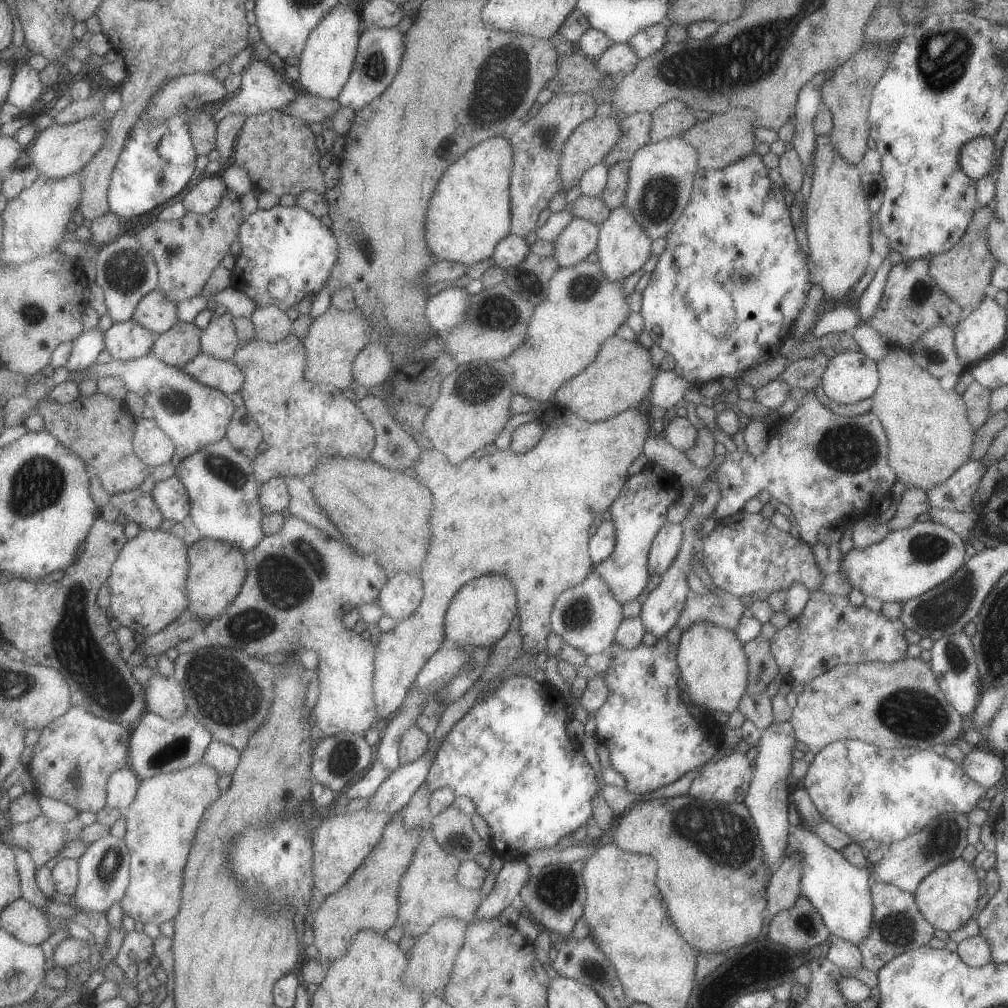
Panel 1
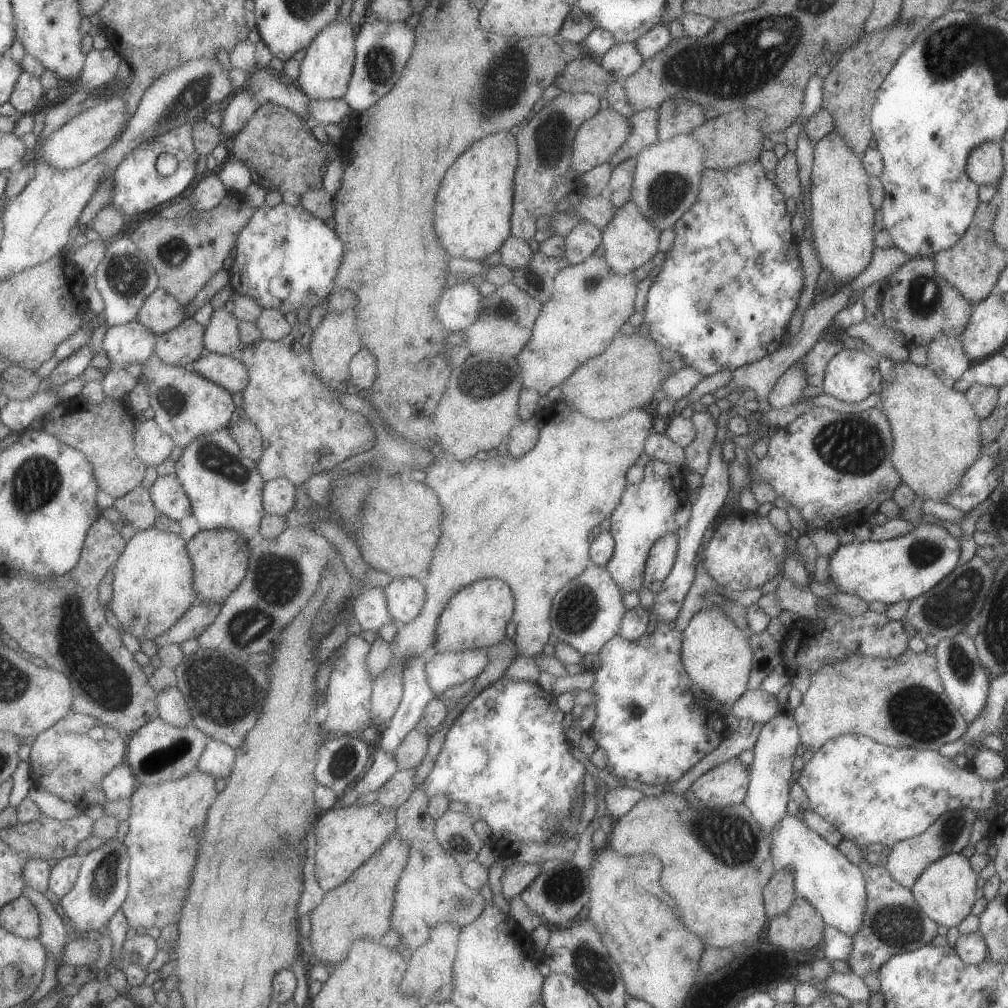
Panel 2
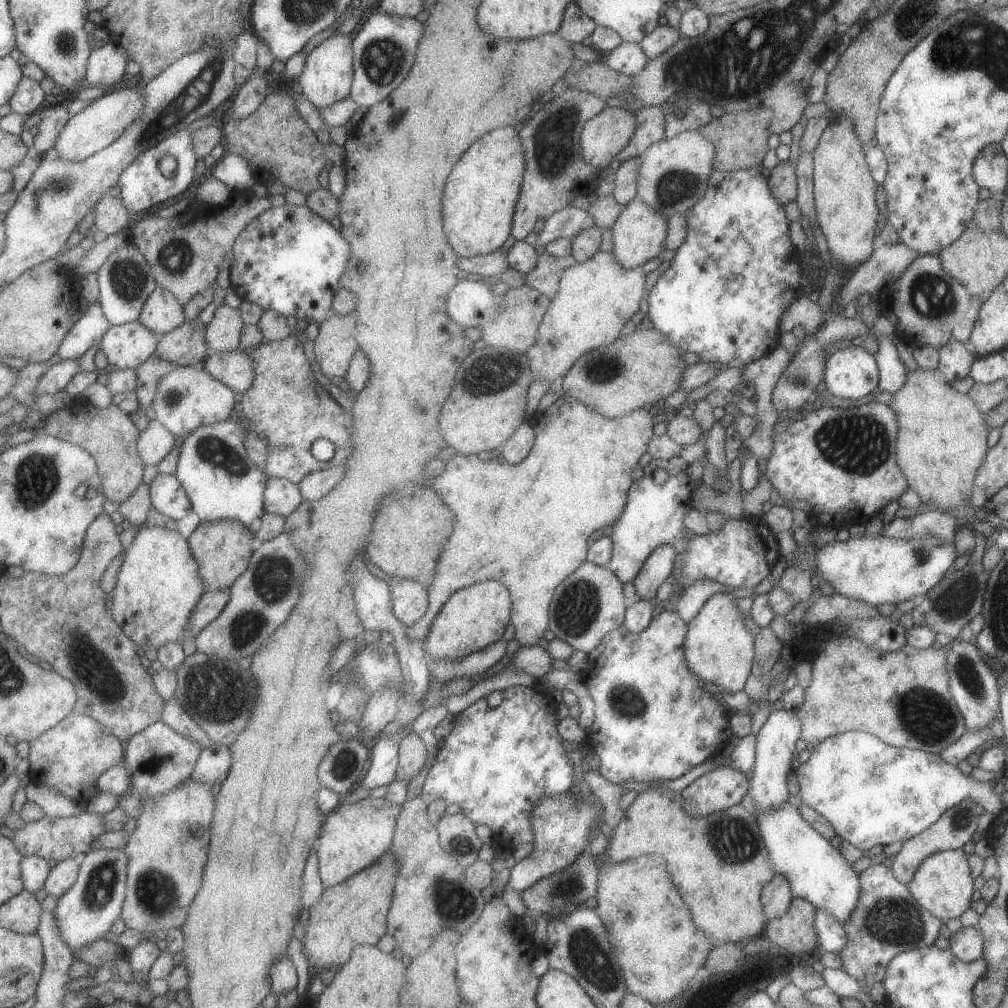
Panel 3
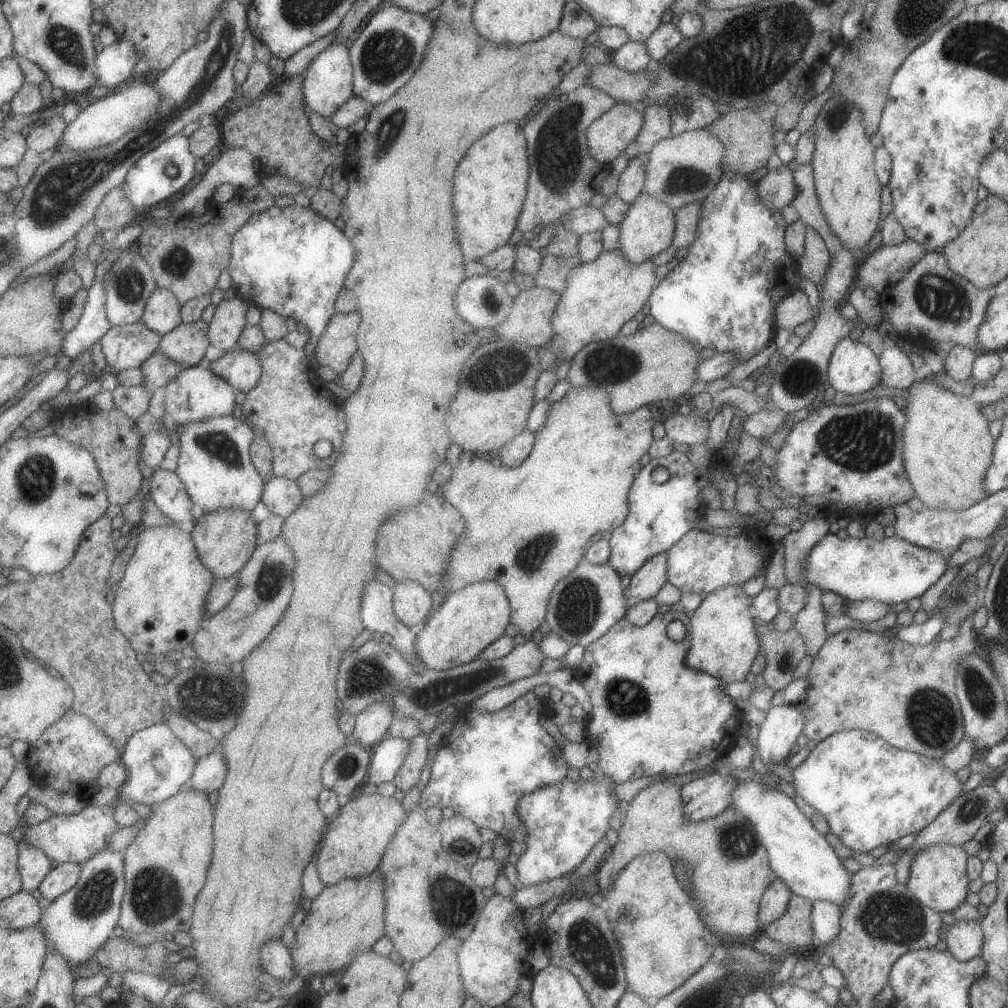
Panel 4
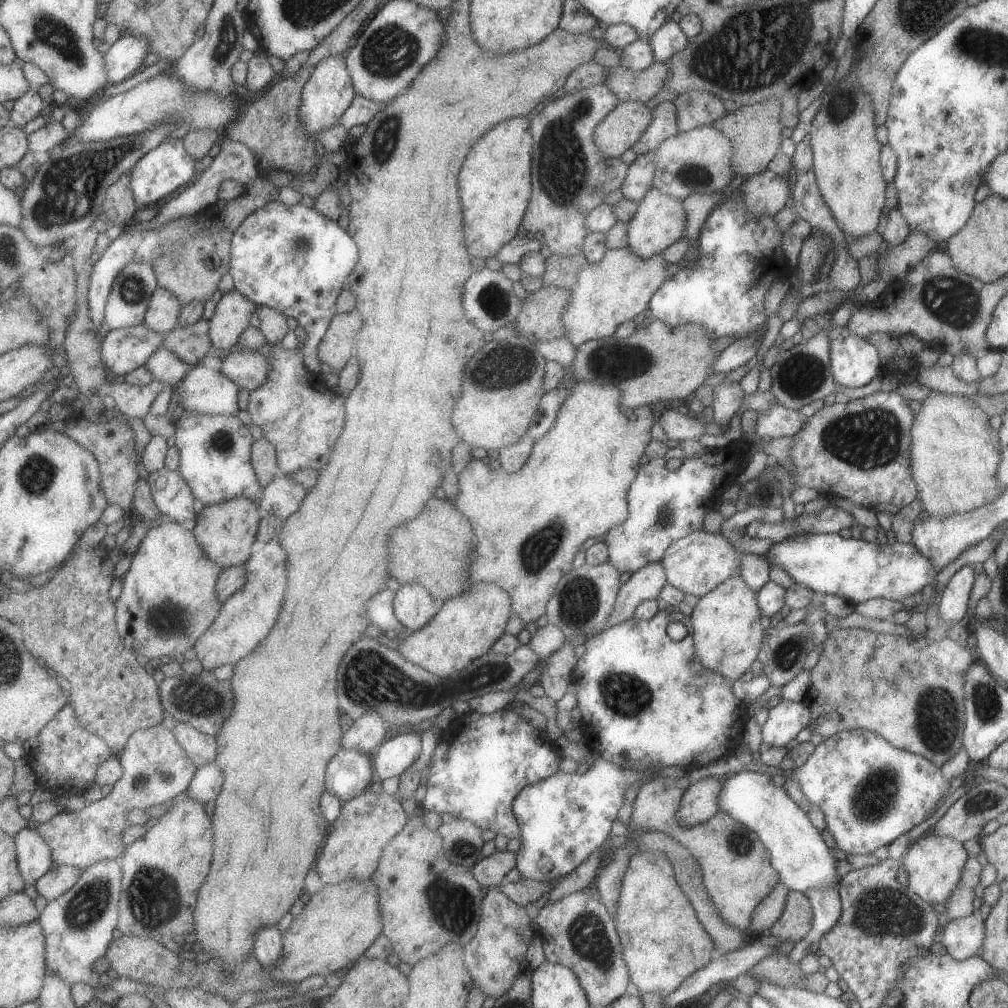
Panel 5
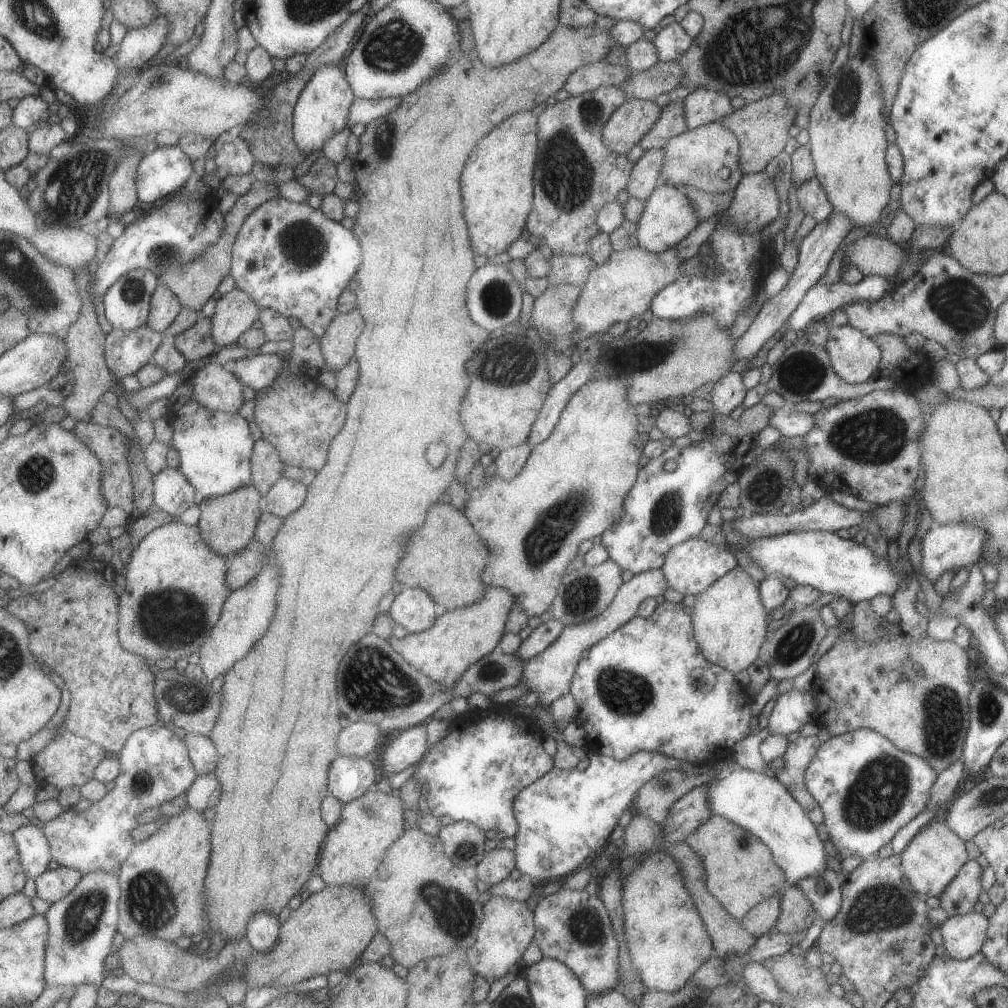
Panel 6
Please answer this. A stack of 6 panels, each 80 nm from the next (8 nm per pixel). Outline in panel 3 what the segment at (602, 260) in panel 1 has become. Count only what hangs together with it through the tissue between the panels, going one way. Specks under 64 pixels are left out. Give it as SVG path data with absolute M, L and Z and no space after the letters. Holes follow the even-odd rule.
M637 196L630 200L623 206L617 220L610 228L614 259L623 268L630 269L642 266L644 262L657 257L657 254L665 250L665 235L668 233L667 221L663 213L655 212Z

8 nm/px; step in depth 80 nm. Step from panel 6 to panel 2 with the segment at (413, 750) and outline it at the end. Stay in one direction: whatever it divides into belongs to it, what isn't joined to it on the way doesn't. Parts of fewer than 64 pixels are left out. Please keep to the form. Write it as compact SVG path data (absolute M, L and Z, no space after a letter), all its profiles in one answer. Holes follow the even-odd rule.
M378 746L374 752L373 766L366 772L358 784L353 788L353 792L358 795L375 792L383 788L387 782L395 776L398 771L398 760L389 751Z

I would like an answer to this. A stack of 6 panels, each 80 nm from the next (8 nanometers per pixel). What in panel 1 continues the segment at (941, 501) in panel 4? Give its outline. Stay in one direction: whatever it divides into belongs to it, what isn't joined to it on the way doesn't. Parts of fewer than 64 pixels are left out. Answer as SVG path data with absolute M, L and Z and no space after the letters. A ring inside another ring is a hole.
M892 348L876 361L878 385L872 394L870 411L880 420L888 440L888 463L896 480L907 487L915 486L927 492L932 486L944 483L963 463L969 461L973 446L974 428L960 394L954 389L943 389L939 379L913 362L907 351Z

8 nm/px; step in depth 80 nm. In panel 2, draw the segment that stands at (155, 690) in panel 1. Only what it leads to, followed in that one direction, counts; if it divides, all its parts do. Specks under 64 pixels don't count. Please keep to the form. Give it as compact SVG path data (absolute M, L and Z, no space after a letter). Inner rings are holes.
M177 686L158 692L157 702L160 717L165 722L183 728L195 724L189 703Z

